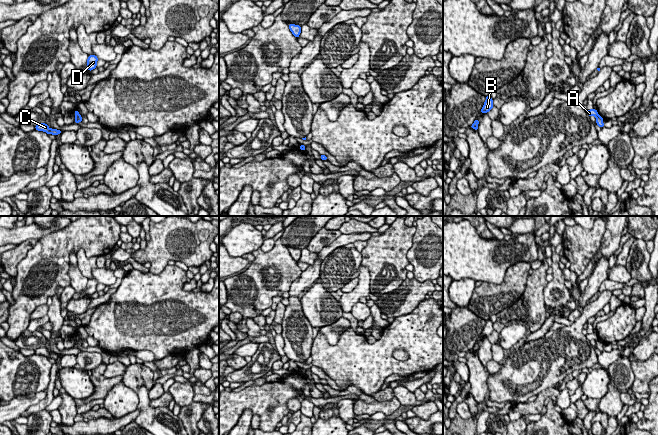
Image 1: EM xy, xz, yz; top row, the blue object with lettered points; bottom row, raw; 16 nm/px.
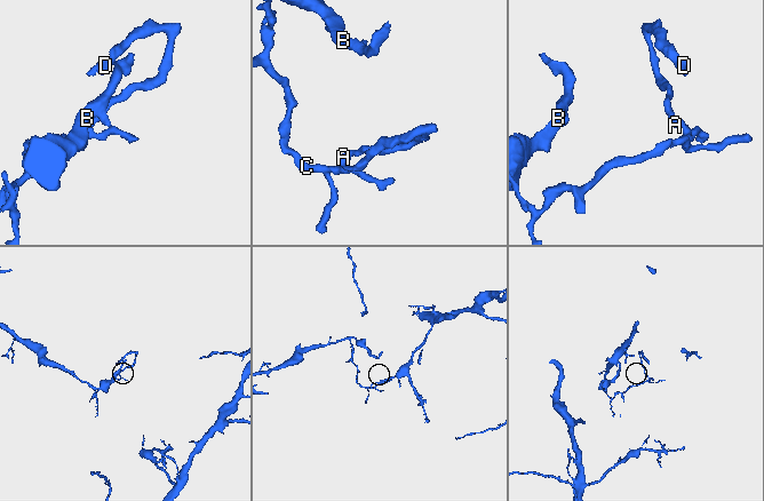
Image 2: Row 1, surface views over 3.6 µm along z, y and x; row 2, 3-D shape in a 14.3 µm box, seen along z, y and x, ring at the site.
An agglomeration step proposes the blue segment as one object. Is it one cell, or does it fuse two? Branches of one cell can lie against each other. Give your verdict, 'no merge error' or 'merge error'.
merge error

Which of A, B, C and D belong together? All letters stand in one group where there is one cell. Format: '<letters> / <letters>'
A D / B C

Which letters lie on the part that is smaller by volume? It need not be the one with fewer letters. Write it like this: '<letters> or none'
A, D

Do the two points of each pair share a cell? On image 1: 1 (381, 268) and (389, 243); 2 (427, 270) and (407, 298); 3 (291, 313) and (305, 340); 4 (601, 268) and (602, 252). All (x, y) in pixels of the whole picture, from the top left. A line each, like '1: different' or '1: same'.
1: same
2: different
3: same
4: different

